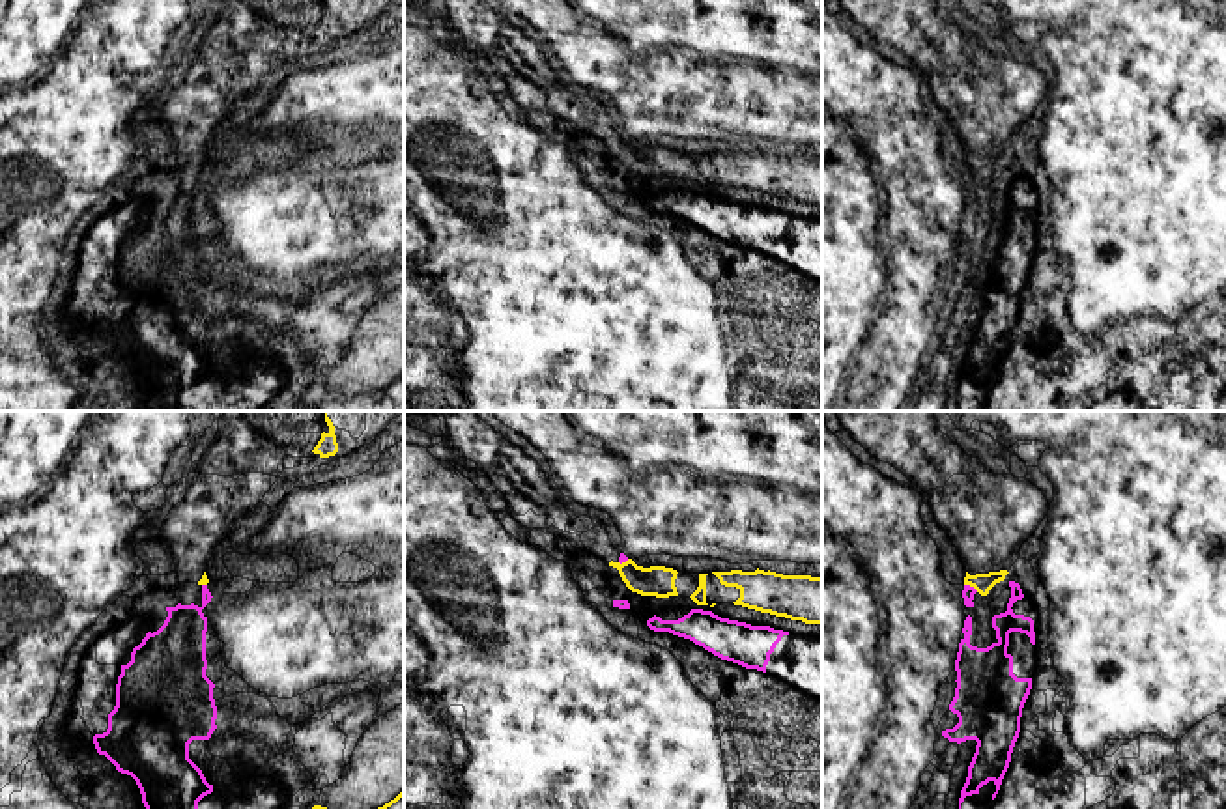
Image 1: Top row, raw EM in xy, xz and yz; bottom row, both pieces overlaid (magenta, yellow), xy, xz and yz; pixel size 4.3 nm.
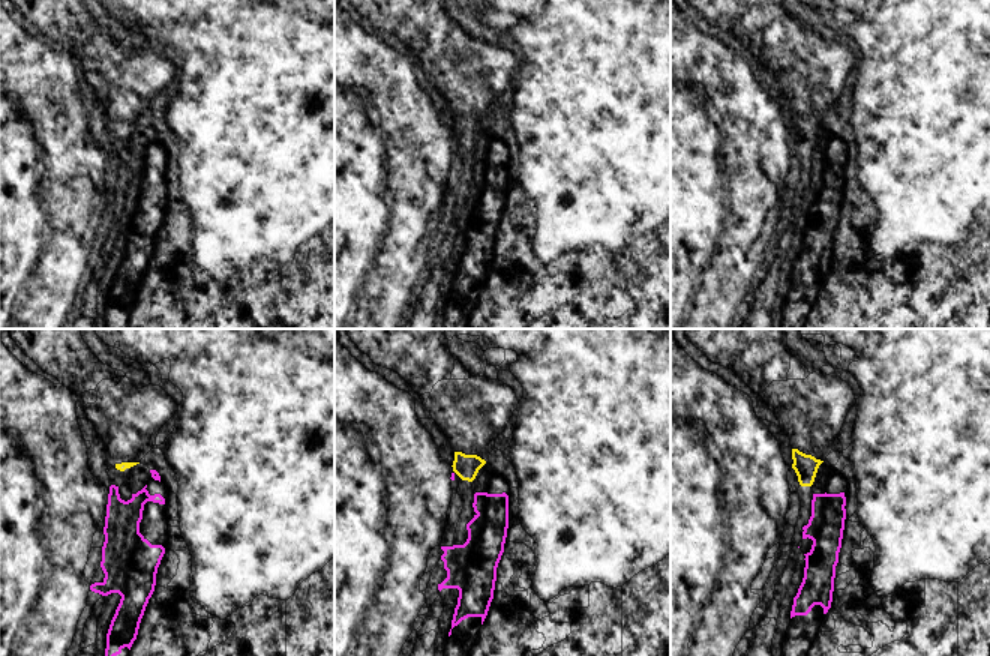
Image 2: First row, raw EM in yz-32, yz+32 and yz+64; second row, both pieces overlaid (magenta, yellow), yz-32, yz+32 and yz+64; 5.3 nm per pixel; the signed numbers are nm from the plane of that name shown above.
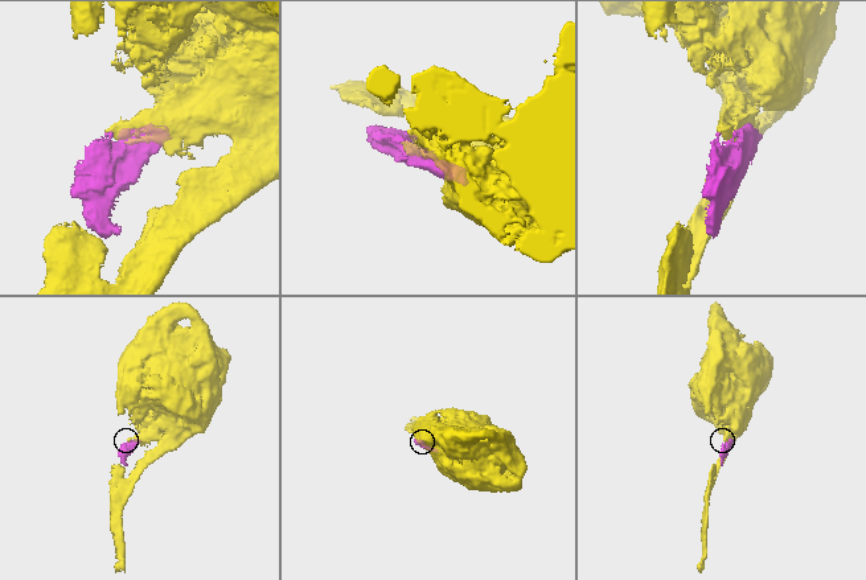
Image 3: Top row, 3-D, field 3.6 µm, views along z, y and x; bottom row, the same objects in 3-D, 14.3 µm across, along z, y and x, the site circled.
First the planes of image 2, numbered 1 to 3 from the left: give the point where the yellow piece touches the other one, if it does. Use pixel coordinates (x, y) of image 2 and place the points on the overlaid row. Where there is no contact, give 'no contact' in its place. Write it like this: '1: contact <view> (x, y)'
1: no contact
2: no contact
3: no contact

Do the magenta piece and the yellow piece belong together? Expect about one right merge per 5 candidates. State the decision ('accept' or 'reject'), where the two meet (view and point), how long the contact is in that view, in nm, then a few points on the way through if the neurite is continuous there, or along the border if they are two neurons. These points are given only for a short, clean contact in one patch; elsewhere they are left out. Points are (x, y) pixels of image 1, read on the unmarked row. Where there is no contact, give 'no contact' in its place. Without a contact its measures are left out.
reject; contact yz (972, 169); length 70 nm

